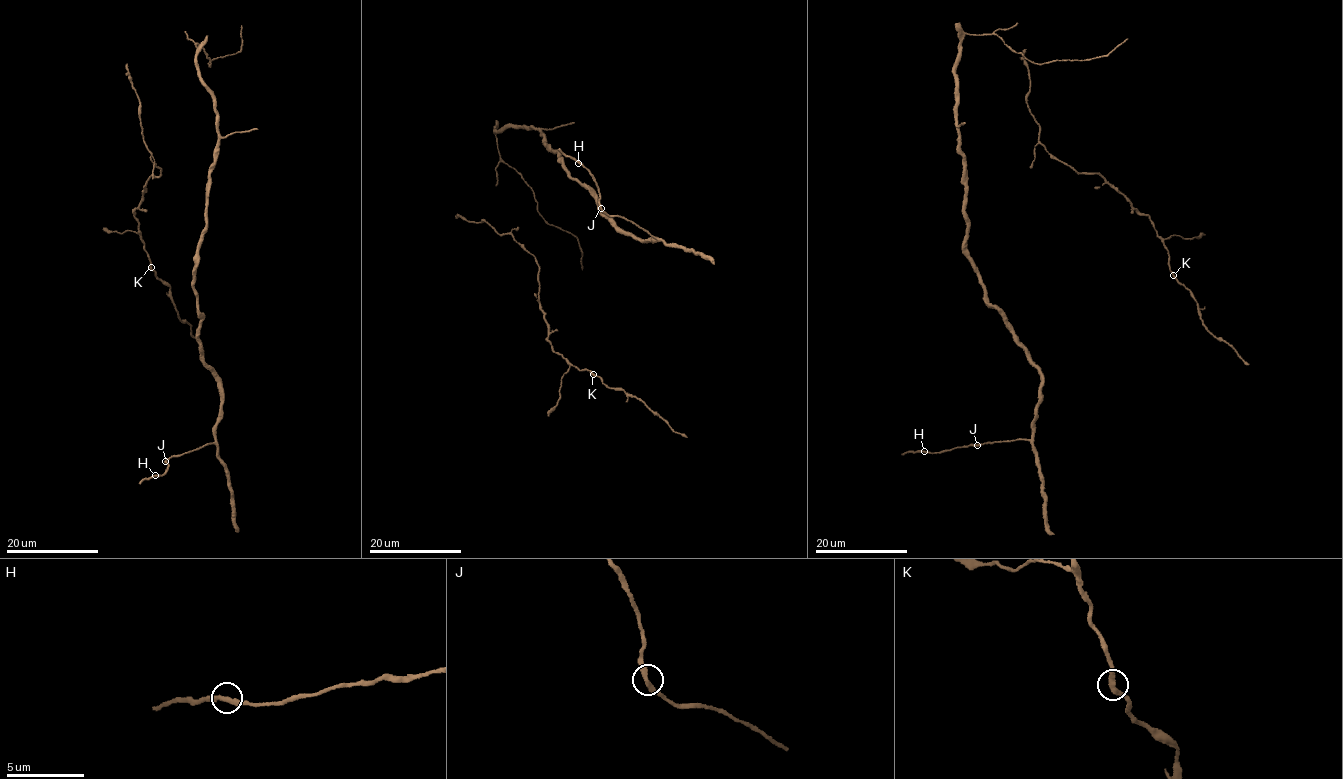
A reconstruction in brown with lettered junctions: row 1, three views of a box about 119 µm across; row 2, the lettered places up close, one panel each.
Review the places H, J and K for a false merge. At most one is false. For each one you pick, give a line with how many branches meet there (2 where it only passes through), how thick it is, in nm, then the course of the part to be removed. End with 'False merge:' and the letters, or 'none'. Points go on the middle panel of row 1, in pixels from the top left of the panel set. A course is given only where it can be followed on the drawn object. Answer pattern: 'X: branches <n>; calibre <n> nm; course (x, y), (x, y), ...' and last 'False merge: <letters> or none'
K: branches 2; calibre 320 nm; course (592, 374), (610, 388), (632, 395), (675, 431), (687, 436)
False merge: K

